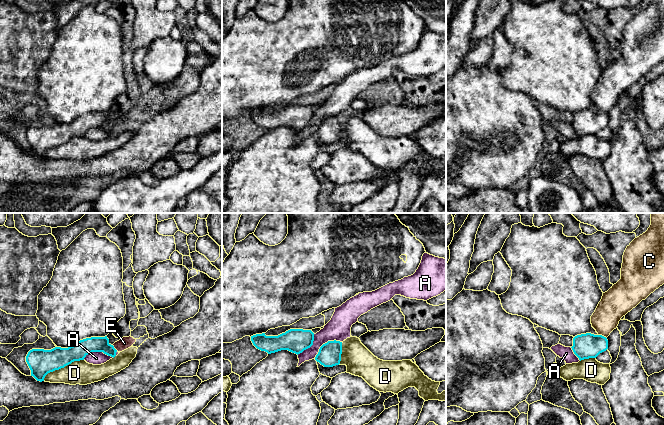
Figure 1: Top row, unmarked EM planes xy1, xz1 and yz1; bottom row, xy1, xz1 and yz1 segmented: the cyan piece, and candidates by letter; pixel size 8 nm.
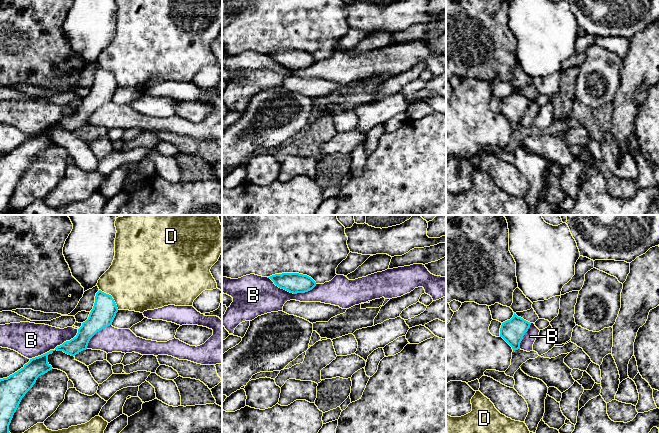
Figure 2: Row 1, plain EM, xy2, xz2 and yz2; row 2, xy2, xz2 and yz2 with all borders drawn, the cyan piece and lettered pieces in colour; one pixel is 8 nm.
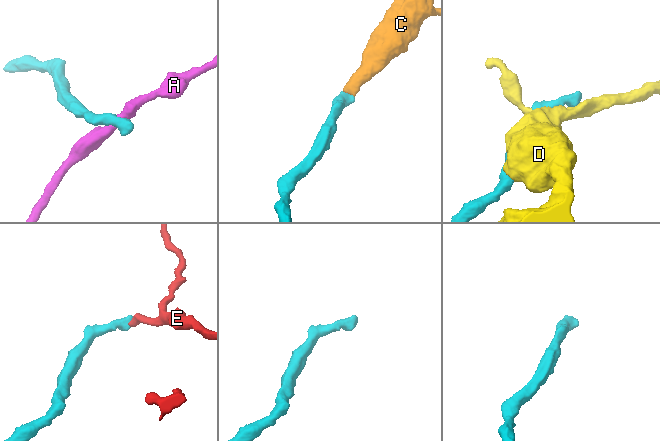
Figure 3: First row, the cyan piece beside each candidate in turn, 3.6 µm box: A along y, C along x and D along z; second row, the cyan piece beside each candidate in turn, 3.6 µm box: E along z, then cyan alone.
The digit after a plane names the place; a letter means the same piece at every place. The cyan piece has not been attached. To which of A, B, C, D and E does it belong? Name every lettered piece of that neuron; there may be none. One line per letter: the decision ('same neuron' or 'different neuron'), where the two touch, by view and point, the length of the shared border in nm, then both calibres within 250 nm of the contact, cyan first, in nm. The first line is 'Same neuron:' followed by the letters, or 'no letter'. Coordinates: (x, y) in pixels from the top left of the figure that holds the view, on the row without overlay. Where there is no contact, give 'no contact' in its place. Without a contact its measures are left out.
Same neuron: C
A: different neuron; meets cyan in xz1 at (325, 119); contact 260 nm long; 190 nm thick on the cyan side, 190 nm on the other
B: different neuron; meets cyan in xy2 at (56, 123); contact 460 nm long; 150 nm thick on the cyan side, 280 nm on the other
C: same neuron; meets cyan in yz1 at (601, 111); contact 80 nm long; 200 nm thick on the cyan side, 220 nm on the other
D: different neuron; meets cyan in xy1 at (62, 143); contact 360 nm long; 200 nm thick on the cyan side, 190 nm on the other
E: different neuron; meets cyan in xy1 at (114, 124); contact 60 nm long; 130 nm thick on the cyan side, 100 nm on the other

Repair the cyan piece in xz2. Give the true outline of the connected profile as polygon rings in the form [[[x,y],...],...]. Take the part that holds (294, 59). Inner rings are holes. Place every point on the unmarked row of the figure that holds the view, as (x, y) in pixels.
[[[282,49],[270,54],[276,62],[290,69],[305,69],[316,62],[316,58],[309,52],[299,49]]]

